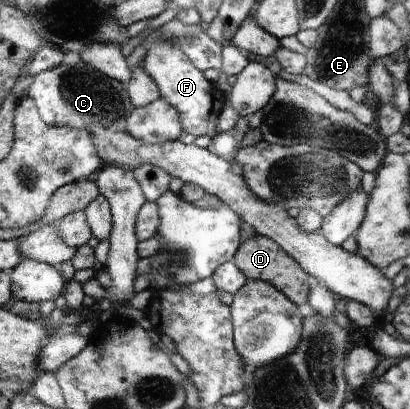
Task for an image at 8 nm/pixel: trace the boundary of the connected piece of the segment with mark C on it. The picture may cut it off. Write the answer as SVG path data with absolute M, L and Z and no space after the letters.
M83 59L72 67L72 65L62 65L54 71L46 71L38 77L38 81L32 87L32 99L36 99L38 108L40 109L43 119L52 126L69 126L82 127L84 130L89 130L95 137L96 146L99 149L101 159L106 166L119 166L130 170L138 170L140 167L148 164L156 165L168 171L173 177L179 178L185 184L197 184L204 187L204 190L212 196L218 197L228 208L231 208L242 221L248 223L255 234L267 236L275 241L280 248L286 251L287 255L292 256L309 275L316 277L318 282L324 284L330 292L338 299L353 300L363 305L366 305L376 316L388 307L388 301L394 293L394 285L388 281L381 269L376 265L364 260L362 256L352 254L345 251L342 246L336 246L329 243L319 233L302 232L295 219L290 217L286 209L281 209L263 200L260 200L250 188L247 187L246 181L242 175L232 173L232 163L222 160L219 156L213 155L208 149L202 149L198 145L186 145L181 140L170 141L164 144L148 144L143 140L137 139L131 135L129 131L129 123L131 116L134 114L135 104L133 103L131 92L128 85L122 83L118 79L113 79L105 75L102 71L95 69L91 64L88 64Z

